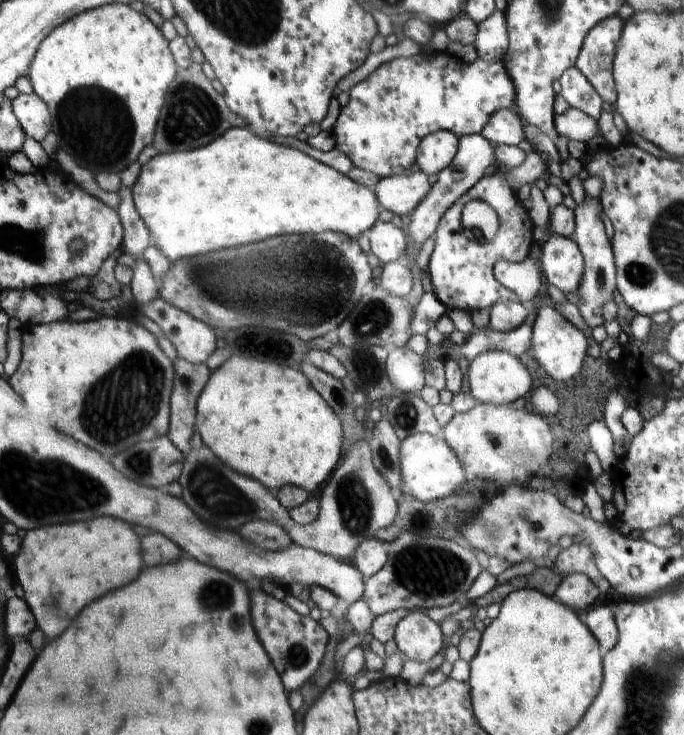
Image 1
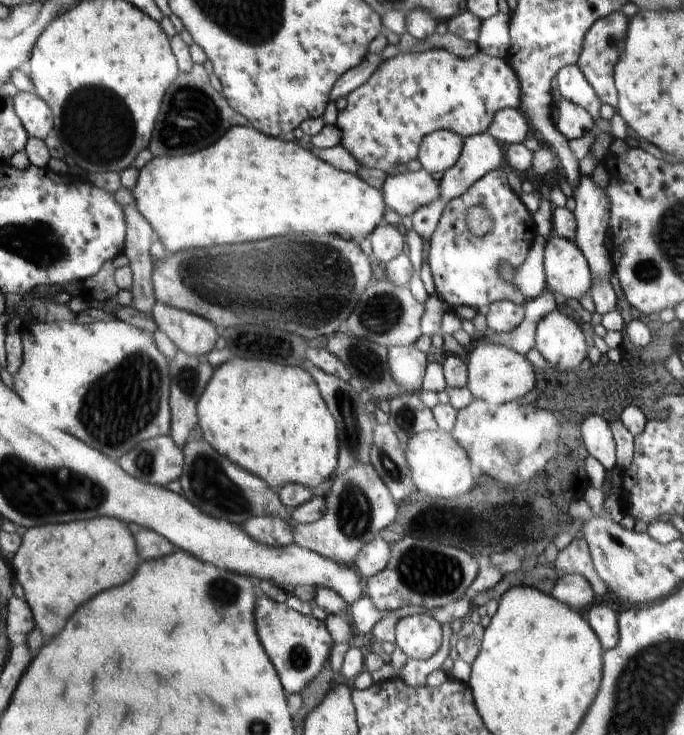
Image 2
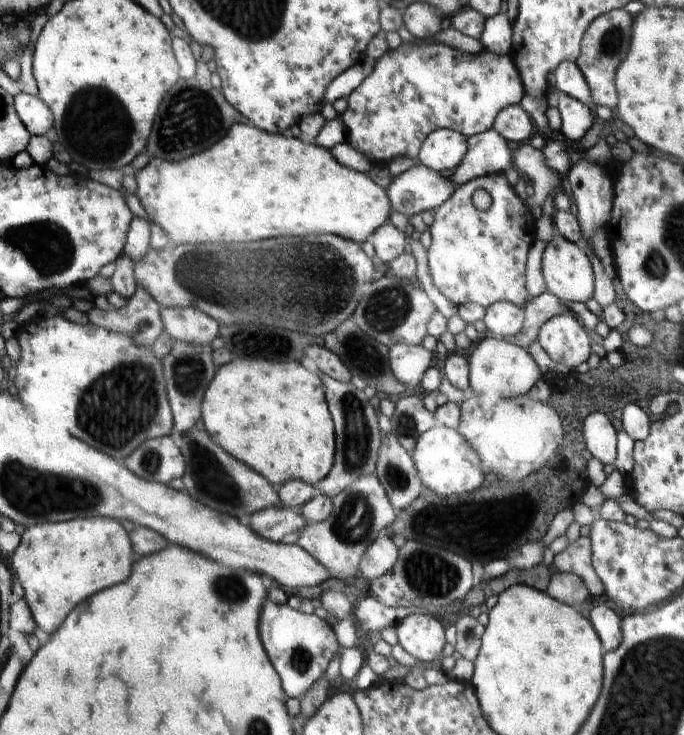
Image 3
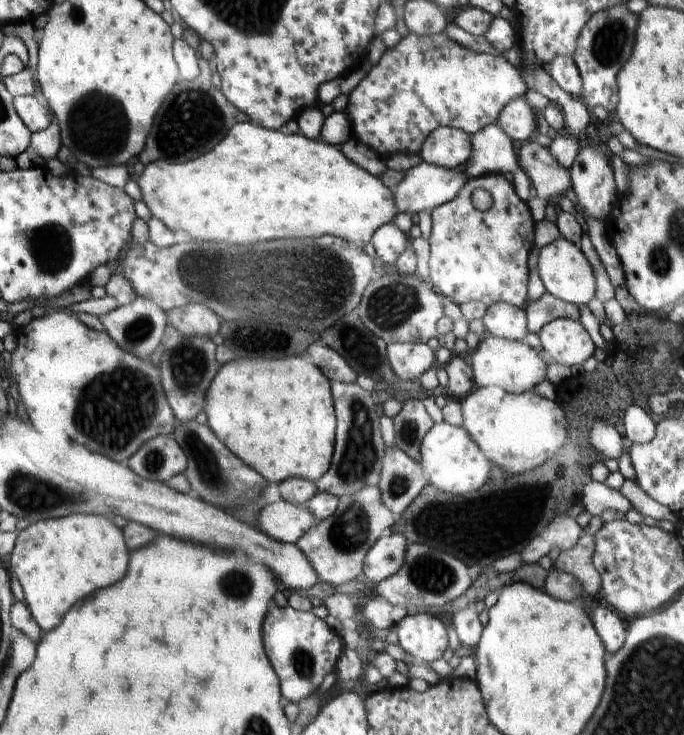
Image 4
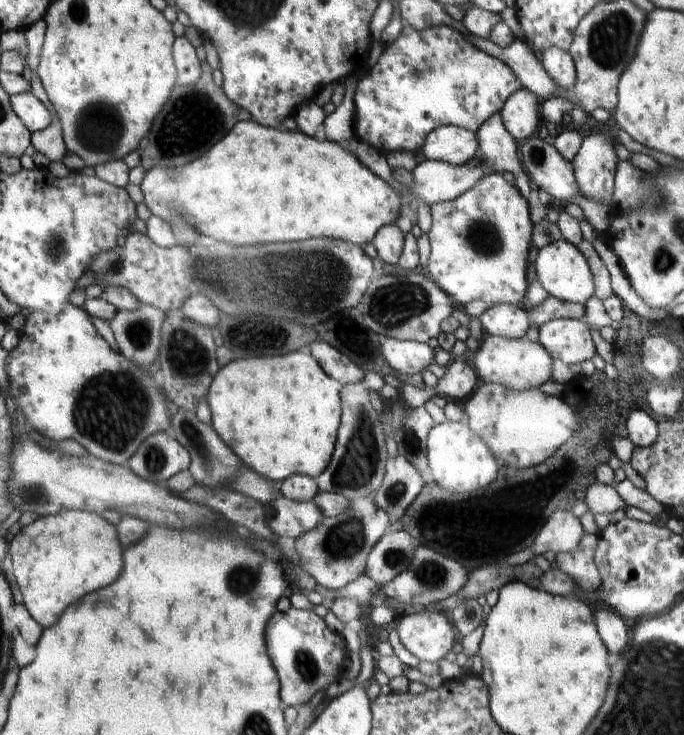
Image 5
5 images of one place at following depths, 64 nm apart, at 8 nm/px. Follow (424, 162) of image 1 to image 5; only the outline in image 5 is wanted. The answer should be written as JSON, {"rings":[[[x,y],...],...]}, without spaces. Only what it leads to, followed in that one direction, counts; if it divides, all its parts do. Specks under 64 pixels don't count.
{"rings":[[[443,125],[428,136],[428,146],[420,150],[427,160],[458,164],[458,166],[475,161],[480,144],[476,132],[464,128]]]}

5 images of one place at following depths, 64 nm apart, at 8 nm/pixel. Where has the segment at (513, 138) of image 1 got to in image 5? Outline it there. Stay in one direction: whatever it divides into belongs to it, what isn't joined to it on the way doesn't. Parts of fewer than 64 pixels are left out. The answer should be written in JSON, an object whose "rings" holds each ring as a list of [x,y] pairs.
{"rings":[[[521,85],[516,93],[507,99],[507,103],[500,113],[504,127],[516,142],[526,140],[526,138],[530,139],[534,130],[538,128],[536,98],[528,92],[520,92],[520,90],[528,90],[528,88]]]}

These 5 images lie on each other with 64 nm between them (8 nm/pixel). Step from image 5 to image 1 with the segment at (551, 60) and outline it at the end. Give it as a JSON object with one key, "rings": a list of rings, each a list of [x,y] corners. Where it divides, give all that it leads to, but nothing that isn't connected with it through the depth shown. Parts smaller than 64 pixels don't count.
{"rings":[[[575,66],[564,70],[557,81],[556,88],[570,106],[578,108],[583,114],[590,116],[594,122],[605,119],[602,109],[603,98],[600,98],[595,88]]]}

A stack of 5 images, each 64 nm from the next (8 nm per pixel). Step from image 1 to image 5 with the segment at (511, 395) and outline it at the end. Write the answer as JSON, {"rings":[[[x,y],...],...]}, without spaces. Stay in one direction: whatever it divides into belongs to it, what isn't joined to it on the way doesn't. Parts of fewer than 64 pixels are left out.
{"rings":[[[491,335],[481,339],[480,348],[473,362],[480,380],[494,382],[513,390],[528,390],[528,388],[541,387],[544,383],[553,380],[553,361],[550,352],[540,342]]]}

